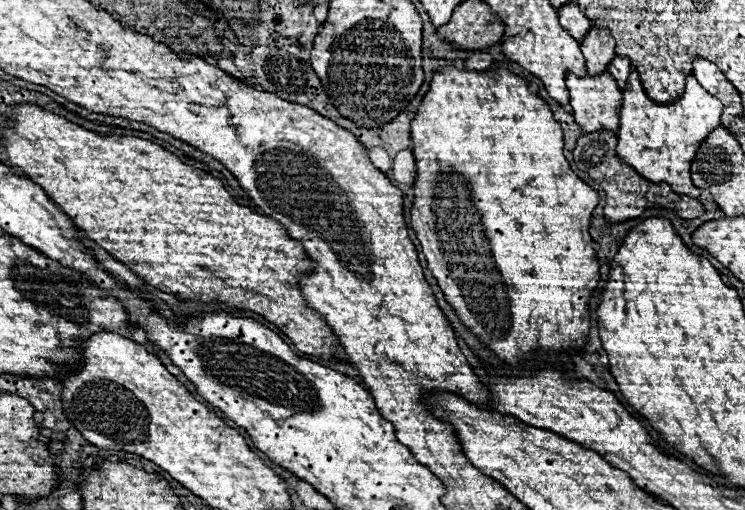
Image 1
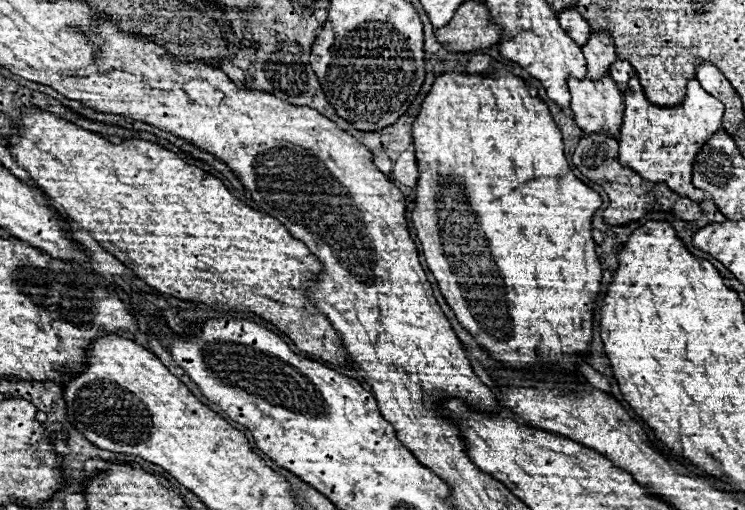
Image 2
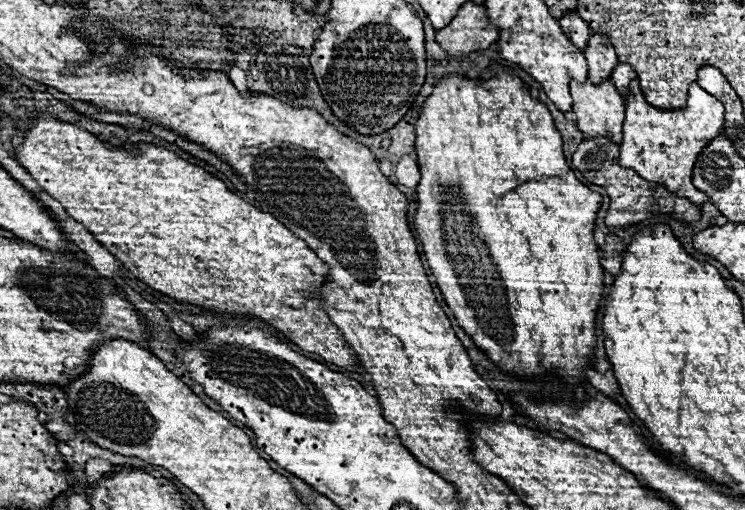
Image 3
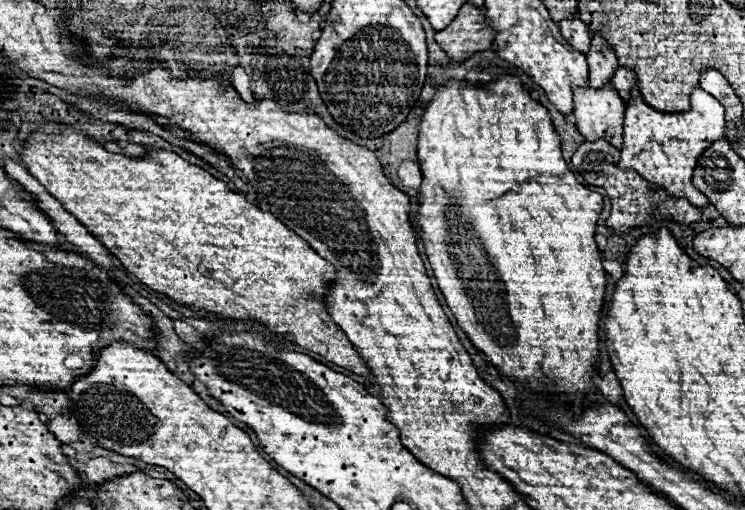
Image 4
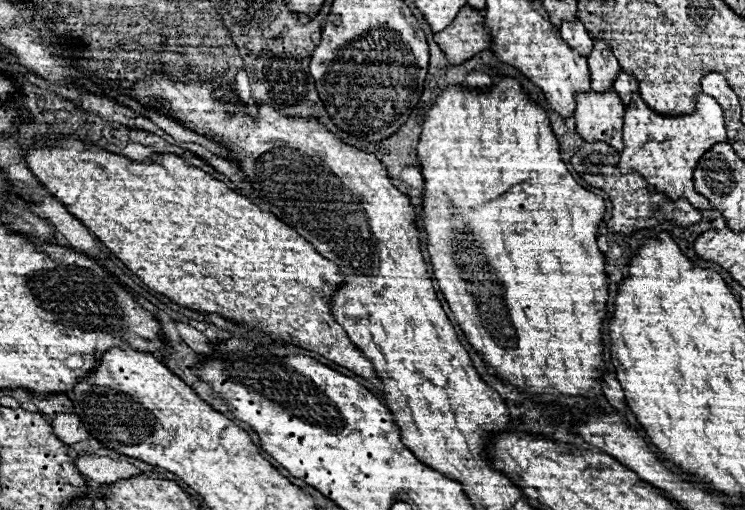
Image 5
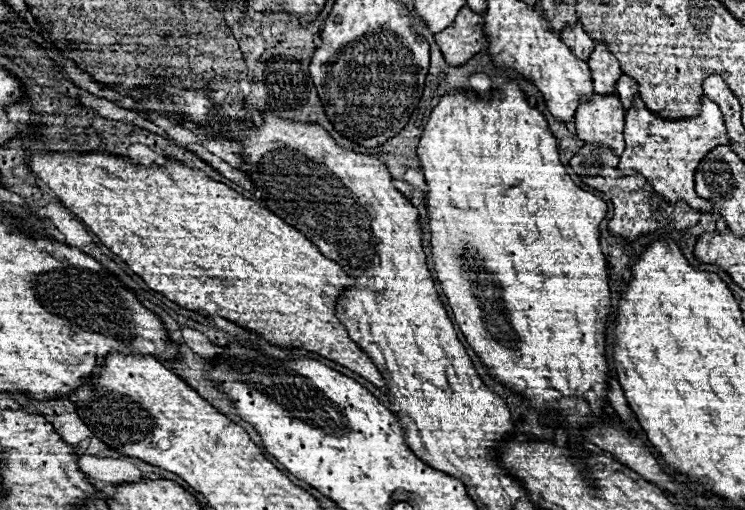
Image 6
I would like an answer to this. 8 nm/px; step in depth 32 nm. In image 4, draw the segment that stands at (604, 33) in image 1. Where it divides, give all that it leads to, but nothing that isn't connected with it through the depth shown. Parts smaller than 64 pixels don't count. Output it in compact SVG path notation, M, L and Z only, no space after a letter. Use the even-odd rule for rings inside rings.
M594 36L590 42L590 50L586 52L588 68L590 68L590 86L604 86L612 80L612 74L616 72L618 60L614 56L612 46L602 36Z

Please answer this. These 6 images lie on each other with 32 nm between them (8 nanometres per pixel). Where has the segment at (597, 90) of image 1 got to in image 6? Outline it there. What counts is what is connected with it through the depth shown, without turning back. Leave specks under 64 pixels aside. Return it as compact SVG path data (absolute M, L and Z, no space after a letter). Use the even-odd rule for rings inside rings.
M592 94L588 100L580 100L576 110L576 134L588 144L604 144L622 154L624 150L624 108L616 94L600 96Z

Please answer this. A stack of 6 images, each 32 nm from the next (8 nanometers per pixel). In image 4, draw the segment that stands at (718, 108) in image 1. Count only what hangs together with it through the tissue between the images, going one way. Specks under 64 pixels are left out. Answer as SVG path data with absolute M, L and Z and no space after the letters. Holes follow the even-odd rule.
M638 86L630 90L624 118L624 144L618 166L622 170L636 170L648 182L668 190L676 198L688 198L694 206L704 208L708 198L692 186L692 170L698 156L716 140L724 138L724 106L702 88L690 94L690 110L686 112L658 112L642 100Z

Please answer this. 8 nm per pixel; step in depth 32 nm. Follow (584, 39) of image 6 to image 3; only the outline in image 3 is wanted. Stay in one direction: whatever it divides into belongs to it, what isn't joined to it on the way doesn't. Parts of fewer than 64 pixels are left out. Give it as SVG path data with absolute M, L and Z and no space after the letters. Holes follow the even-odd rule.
M568 12L560 18L560 26L564 30L564 34L580 48L584 50L586 48L586 42L590 38L590 28L588 24L578 16L578 12Z

